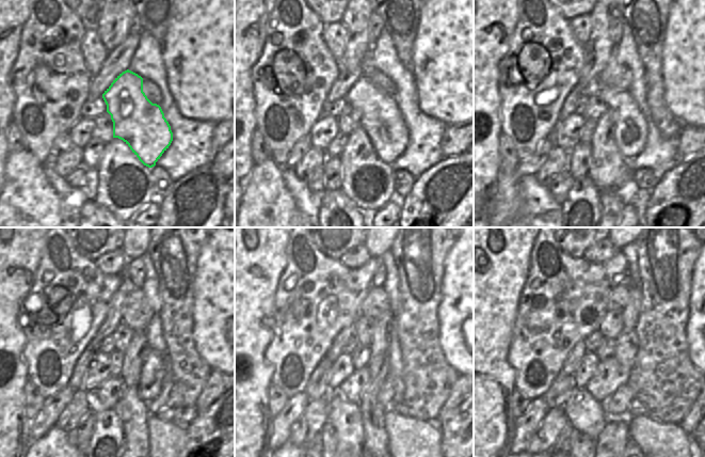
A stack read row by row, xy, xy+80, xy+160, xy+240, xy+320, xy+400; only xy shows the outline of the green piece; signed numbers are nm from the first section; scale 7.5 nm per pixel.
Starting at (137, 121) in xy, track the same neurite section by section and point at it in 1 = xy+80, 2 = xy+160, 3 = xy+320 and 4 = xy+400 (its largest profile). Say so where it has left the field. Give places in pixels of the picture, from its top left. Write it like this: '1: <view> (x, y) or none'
1: xy+80 (381, 119)
2: xy+160 (629, 123)
3: xy+320 (386, 392)
4: xy+400 (619, 403)

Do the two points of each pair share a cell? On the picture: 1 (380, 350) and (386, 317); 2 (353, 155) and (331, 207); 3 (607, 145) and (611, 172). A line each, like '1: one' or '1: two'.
1: one
2: two
3: one

